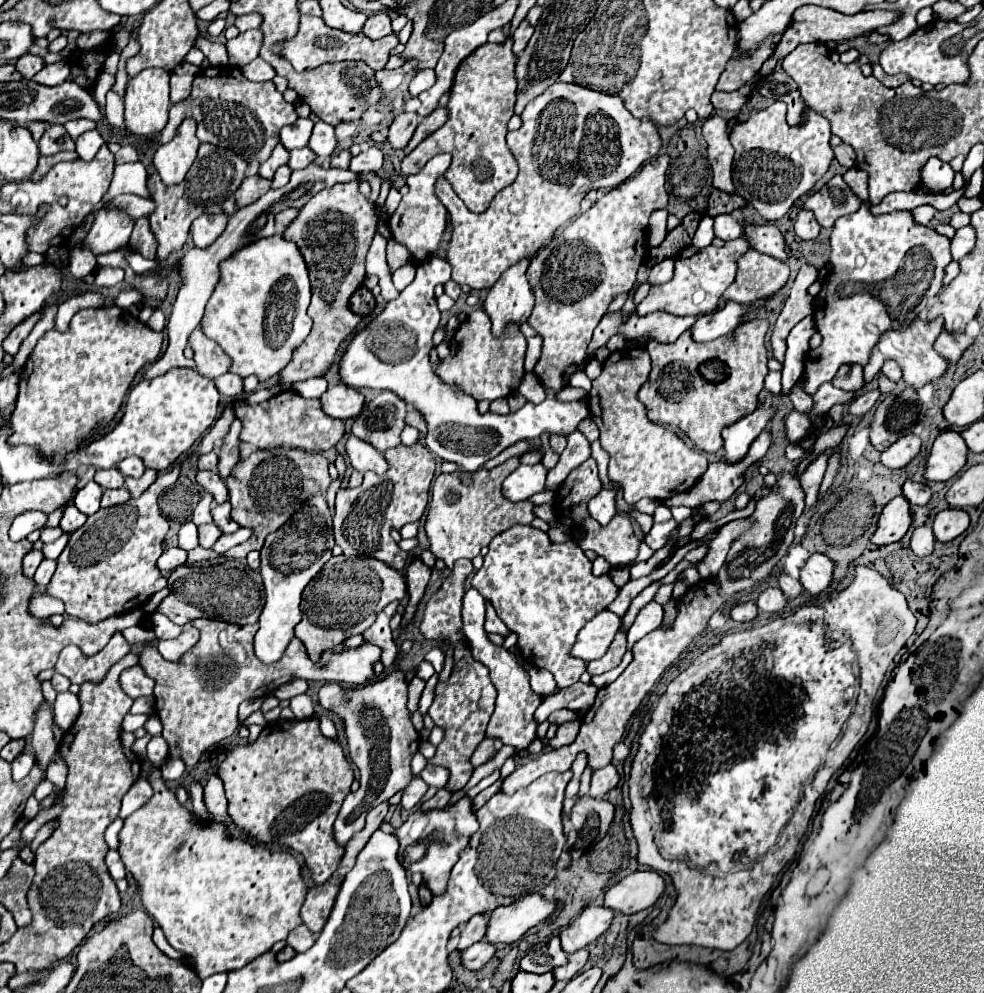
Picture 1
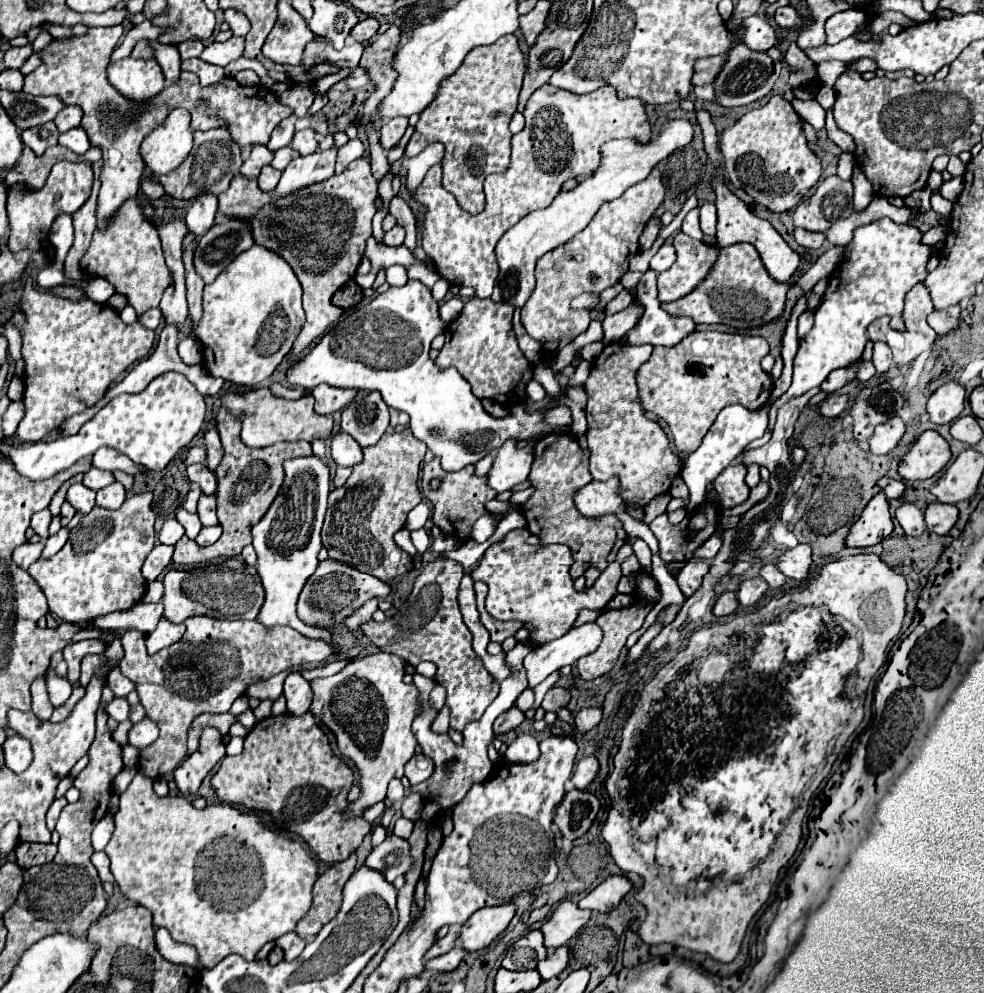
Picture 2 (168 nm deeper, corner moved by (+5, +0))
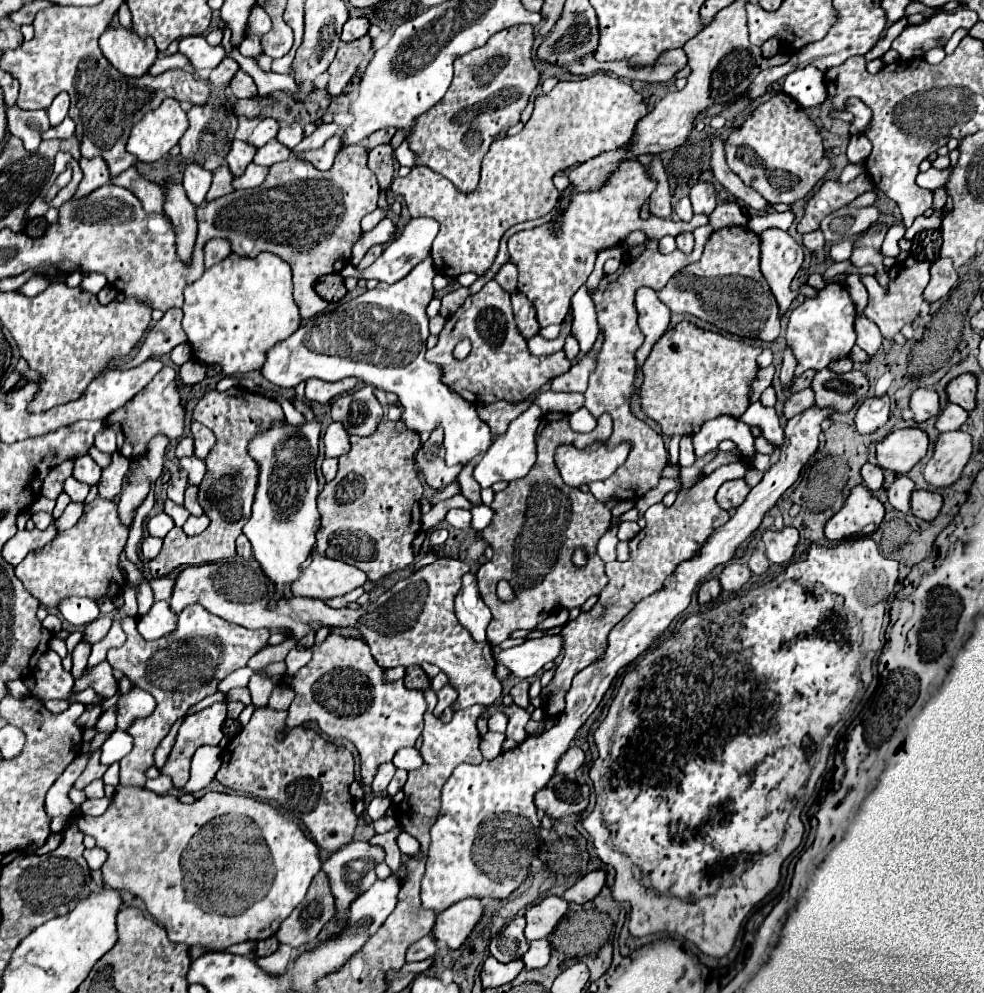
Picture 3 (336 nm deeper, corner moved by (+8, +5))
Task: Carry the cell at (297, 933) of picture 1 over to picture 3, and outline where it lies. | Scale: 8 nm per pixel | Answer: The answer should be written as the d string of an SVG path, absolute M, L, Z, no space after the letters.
M280 945L278 951L274 951L270 957L258 957L258 955L254 953L254 949L252 949L250 955L252 955L252 959L254 959L264 971L270 971L272 975L282 975L282 971L286 971L286 967L288 967L288 959L290 959L290 955L292 955L292 947Z

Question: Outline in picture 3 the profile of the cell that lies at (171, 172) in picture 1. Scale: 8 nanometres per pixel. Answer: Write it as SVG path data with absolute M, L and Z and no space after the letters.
M166 99L132 127L126 149L140 161L158 161L180 141L186 127L188 117L182 105L176 99Z

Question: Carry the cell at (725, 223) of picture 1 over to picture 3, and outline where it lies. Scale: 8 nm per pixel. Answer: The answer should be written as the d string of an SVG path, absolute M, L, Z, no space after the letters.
M700 181L690 189L690 201L692 201L696 215L700 215L700 213L710 215L718 203L716 197L718 197L718 193L716 193L714 185L706 183L706 181Z

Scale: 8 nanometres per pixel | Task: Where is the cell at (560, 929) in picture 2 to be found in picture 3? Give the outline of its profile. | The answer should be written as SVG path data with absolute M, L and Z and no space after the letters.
M548 895L540 903L528 907L524 913L526 939L528 941L546 939L554 931L558 921L564 917L566 909L568 909L568 901L564 901L562 897L556 897L556 895Z

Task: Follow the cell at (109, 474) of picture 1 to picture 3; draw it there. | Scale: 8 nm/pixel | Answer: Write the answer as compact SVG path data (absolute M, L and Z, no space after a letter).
M88 455L78 457L78 459L74 461L74 473L72 473L72 477L78 479L78 481L82 481L82 483L88 483L88 485L98 483L100 473L102 473L102 469L100 469L98 463L96 463L92 457L88 457Z

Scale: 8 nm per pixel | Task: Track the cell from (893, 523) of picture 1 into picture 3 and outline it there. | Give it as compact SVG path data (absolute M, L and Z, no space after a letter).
M856 485L852 487L846 503L842 509L830 517L824 525L824 533L832 541L848 539L854 535L866 535L872 533L884 519L884 505L872 497L872 493Z

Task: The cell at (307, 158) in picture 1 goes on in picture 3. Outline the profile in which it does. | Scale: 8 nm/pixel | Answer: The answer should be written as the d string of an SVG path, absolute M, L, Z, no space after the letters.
M272 139L270 143L266 143L266 147L260 147L254 155L254 163L256 165L274 165L278 161L286 161L290 157L290 149L286 149L282 143L278 143L276 139Z

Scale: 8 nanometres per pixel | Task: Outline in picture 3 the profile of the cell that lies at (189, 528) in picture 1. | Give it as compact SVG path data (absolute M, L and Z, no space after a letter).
M158 513L158 515L150 517L146 523L146 531L152 537L164 537L172 527L174 527L174 521L166 513Z

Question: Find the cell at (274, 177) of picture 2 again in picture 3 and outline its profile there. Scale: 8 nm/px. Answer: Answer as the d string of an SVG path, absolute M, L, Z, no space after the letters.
M250 163L242 175L234 177L234 189L250 189L250 187L258 187L258 185L264 181L266 173L268 173L266 167L260 167L260 165Z

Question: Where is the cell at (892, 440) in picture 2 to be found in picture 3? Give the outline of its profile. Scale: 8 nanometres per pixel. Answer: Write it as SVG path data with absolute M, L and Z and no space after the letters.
M870 395L870 399L864 399L856 411L854 425L860 433L874 433L880 425L888 421L890 415L890 399L888 395L876 397Z

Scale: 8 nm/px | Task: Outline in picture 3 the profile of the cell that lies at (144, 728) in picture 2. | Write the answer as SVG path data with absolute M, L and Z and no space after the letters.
M132 687L128 693L122 693L116 701L116 727L126 731L134 719L148 717L156 707L156 701L142 691L140 687Z

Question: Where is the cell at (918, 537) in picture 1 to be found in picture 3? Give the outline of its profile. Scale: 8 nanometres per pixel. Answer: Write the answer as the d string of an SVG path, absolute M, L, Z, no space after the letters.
M900 475L900 477L896 477L890 485L888 485L888 489L886 489L886 493L888 493L888 503L894 507L894 509L898 509L898 511L902 511L902 513L908 513L910 511L910 493L914 491L914 481L908 477L908 475Z

